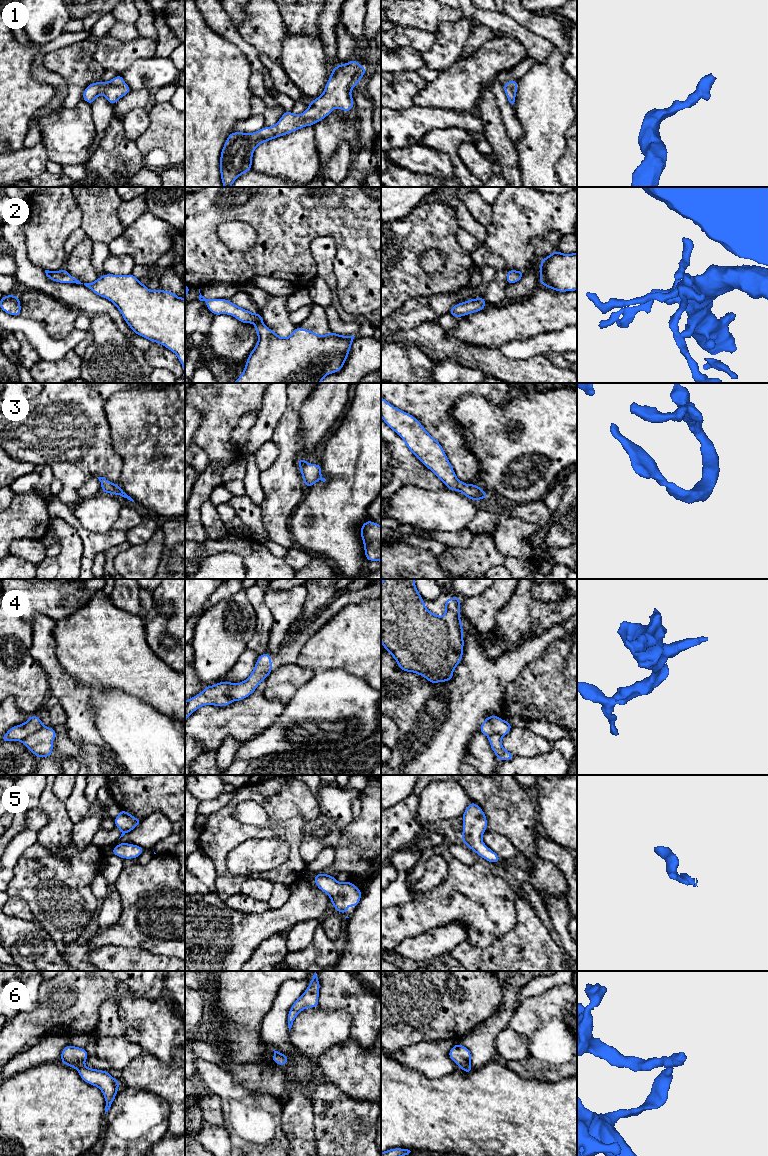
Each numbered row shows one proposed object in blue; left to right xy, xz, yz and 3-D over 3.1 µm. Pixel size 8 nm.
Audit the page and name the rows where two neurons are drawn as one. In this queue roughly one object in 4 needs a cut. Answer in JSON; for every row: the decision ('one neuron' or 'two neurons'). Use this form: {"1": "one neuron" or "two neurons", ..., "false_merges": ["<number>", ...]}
{"1": "one neuron", "2": "one neuron", "3": "one neuron", "4": "two neurons", "5": "one neuron", "6": "two neurons", "false_merges": ["4", "6"]}

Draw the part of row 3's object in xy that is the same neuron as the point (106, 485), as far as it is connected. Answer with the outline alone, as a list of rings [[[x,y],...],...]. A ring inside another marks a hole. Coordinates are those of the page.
[[[97,477],[97,478],[100,481],[103,493],[110,493],[110,494],[122,496],[122,497],[127,498],[128,500],[134,502],[134,500],[122,490],[122,488],[119,486],[119,484],[114,484],[114,483],[108,481],[105,477]]]

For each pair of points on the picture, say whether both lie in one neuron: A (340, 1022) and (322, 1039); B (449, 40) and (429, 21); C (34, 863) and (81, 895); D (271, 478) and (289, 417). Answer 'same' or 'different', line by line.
A: same
B: different
C: same
D: same

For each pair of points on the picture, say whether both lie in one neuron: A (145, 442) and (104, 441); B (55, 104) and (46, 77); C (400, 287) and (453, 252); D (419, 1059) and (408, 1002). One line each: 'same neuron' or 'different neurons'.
A: different neurons
B: same neuron
C: same neuron
D: different neurons

